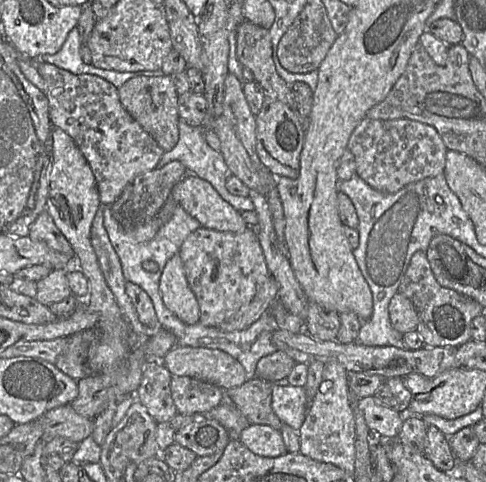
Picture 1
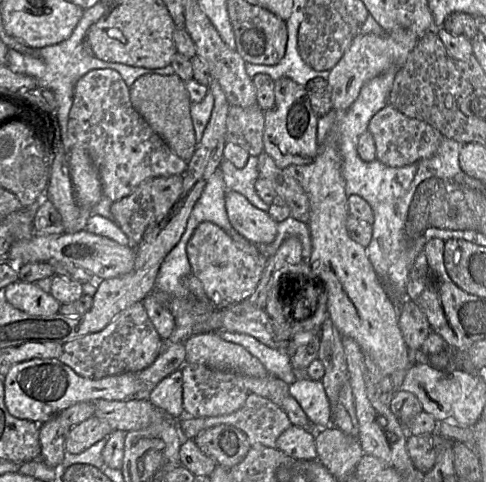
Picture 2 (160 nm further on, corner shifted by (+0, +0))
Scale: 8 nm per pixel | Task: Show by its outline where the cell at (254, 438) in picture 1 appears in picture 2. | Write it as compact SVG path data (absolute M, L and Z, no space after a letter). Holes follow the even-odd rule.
M291 426L277 439L276 448L296 460L315 461L317 451L314 435L298 426Z

